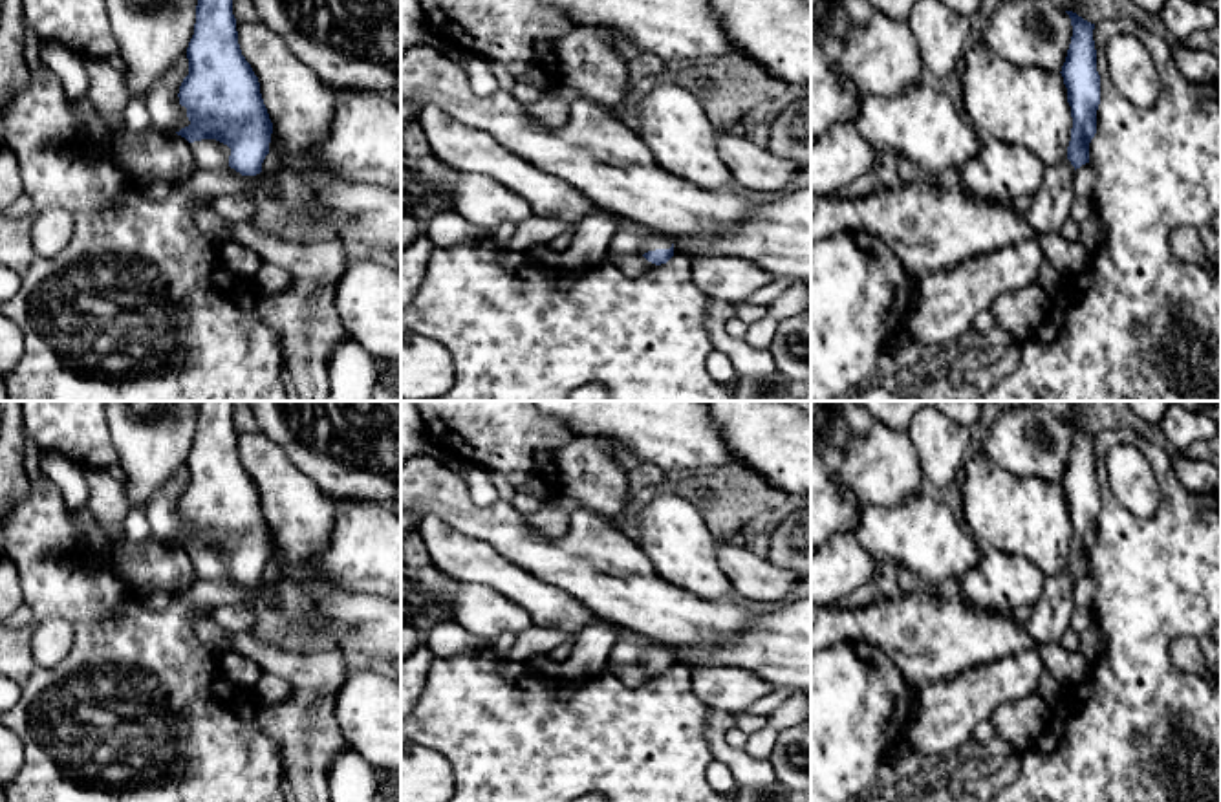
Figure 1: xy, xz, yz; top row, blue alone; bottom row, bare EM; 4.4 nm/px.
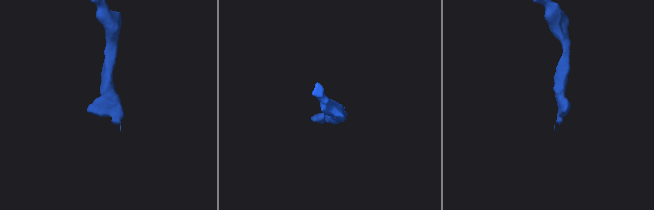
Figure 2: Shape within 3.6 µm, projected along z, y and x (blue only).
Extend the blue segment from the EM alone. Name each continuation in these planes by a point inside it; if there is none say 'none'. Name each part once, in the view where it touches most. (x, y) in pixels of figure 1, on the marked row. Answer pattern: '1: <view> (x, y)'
1: xy (209, 154)

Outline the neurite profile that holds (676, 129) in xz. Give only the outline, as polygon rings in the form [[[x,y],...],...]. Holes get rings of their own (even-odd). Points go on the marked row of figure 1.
[[[659,82],[637,112],[641,139],[666,172],[708,192],[729,189],[732,174],[716,146],[718,128],[690,90]]]

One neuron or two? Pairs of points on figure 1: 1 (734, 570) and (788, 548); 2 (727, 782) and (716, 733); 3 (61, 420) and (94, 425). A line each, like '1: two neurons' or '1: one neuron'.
1: two neurons
2: two neurons
3: one neuron

